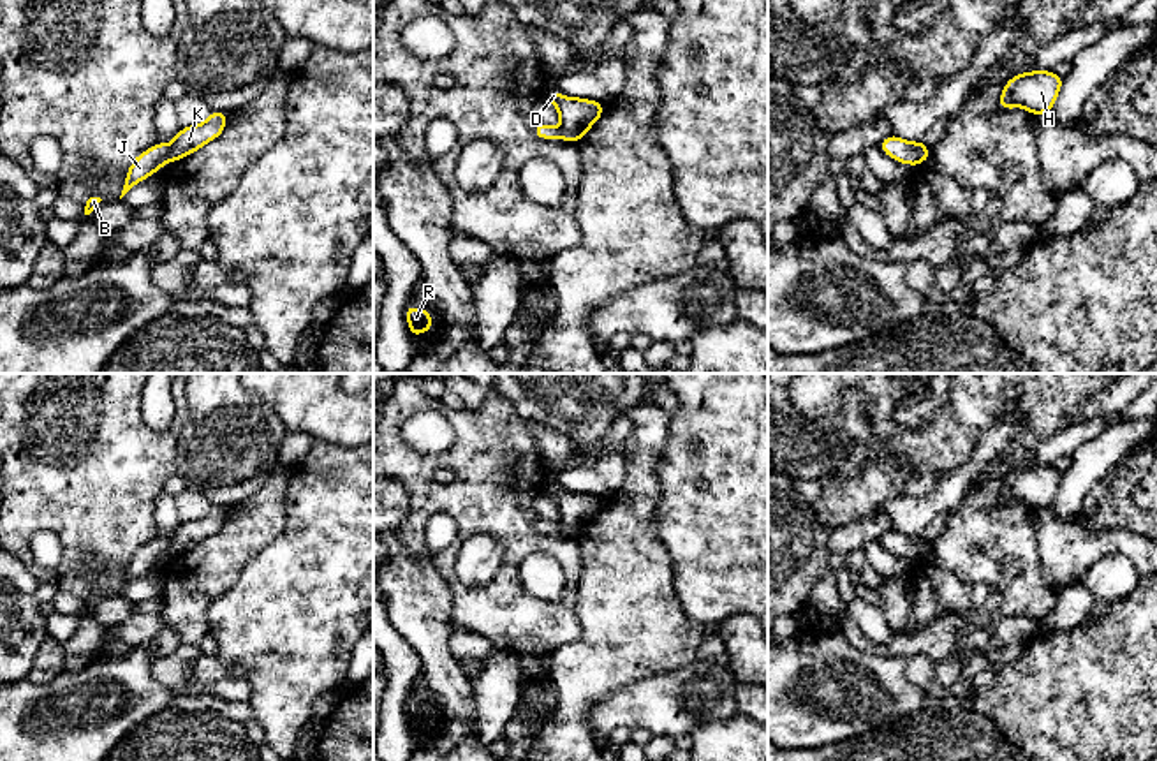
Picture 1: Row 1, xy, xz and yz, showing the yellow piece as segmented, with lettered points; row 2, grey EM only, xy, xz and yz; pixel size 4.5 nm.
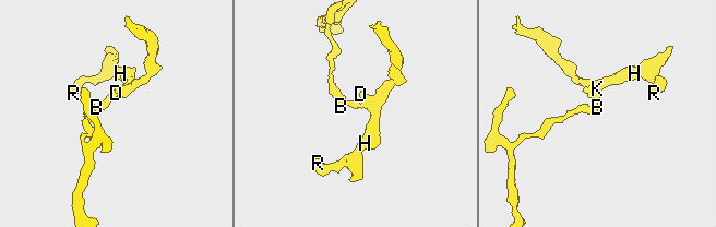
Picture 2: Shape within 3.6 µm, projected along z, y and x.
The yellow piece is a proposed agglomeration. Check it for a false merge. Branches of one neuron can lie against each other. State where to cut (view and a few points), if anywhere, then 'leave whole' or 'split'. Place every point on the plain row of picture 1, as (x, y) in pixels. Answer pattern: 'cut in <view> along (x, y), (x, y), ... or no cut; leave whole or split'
cut in xy along (169, 541), (166, 555); split

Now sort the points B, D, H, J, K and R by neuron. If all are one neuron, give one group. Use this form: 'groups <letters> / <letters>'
groups B J / D H K R

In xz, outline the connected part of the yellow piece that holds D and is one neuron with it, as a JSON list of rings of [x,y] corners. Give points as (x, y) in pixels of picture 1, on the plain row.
[[[555,483],[546,490],[546,493],[556,502],[564,534],[571,537],[583,534],[604,506],[602,497],[581,491],[564,491]]]

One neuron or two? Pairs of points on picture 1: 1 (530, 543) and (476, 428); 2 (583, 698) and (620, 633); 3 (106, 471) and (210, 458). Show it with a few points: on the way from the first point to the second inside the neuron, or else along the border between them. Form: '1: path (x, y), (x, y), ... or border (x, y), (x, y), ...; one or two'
1: path (508, 515), (493, 494), (492, 457); one
2: path (583, 682), (613, 649); one
3: border (187, 421), (178, 439), (175, 471); two

